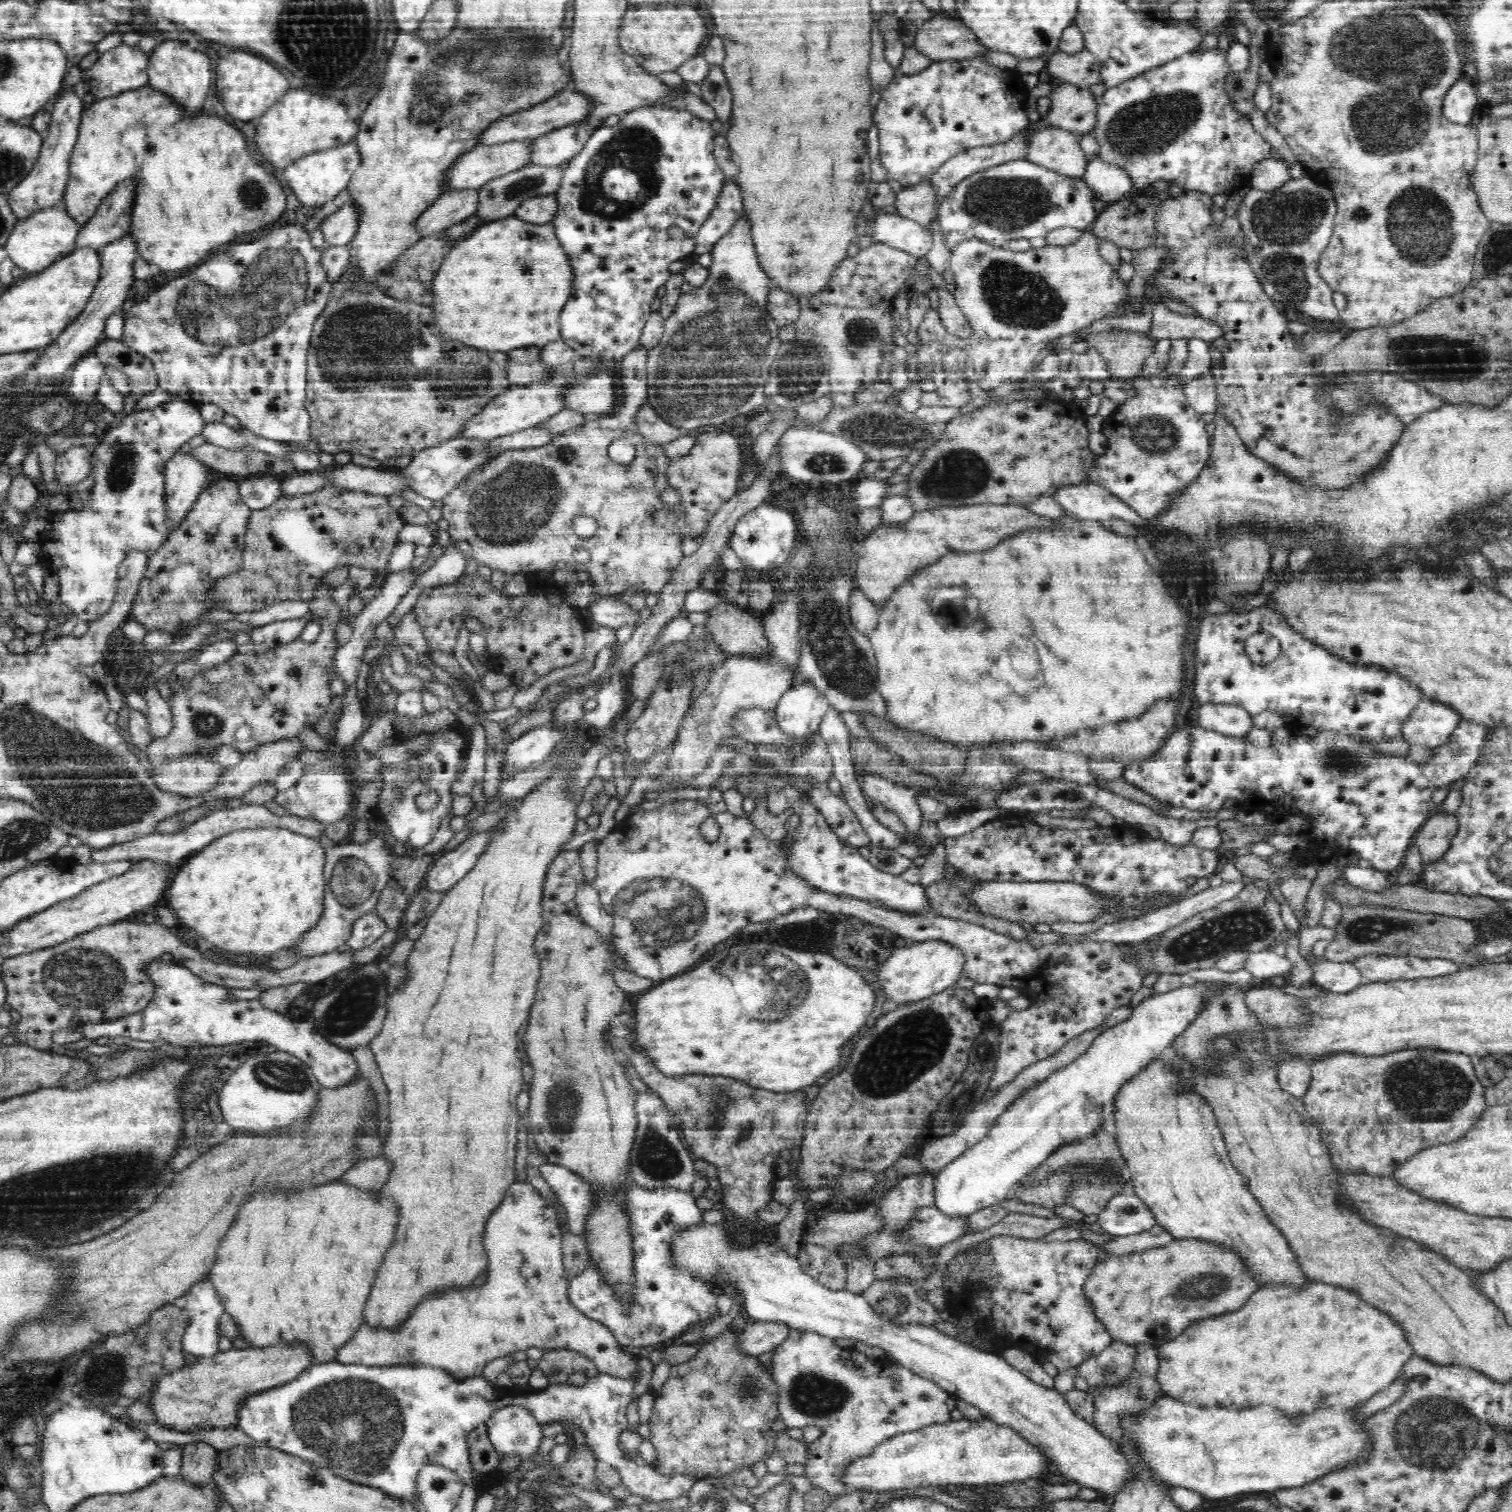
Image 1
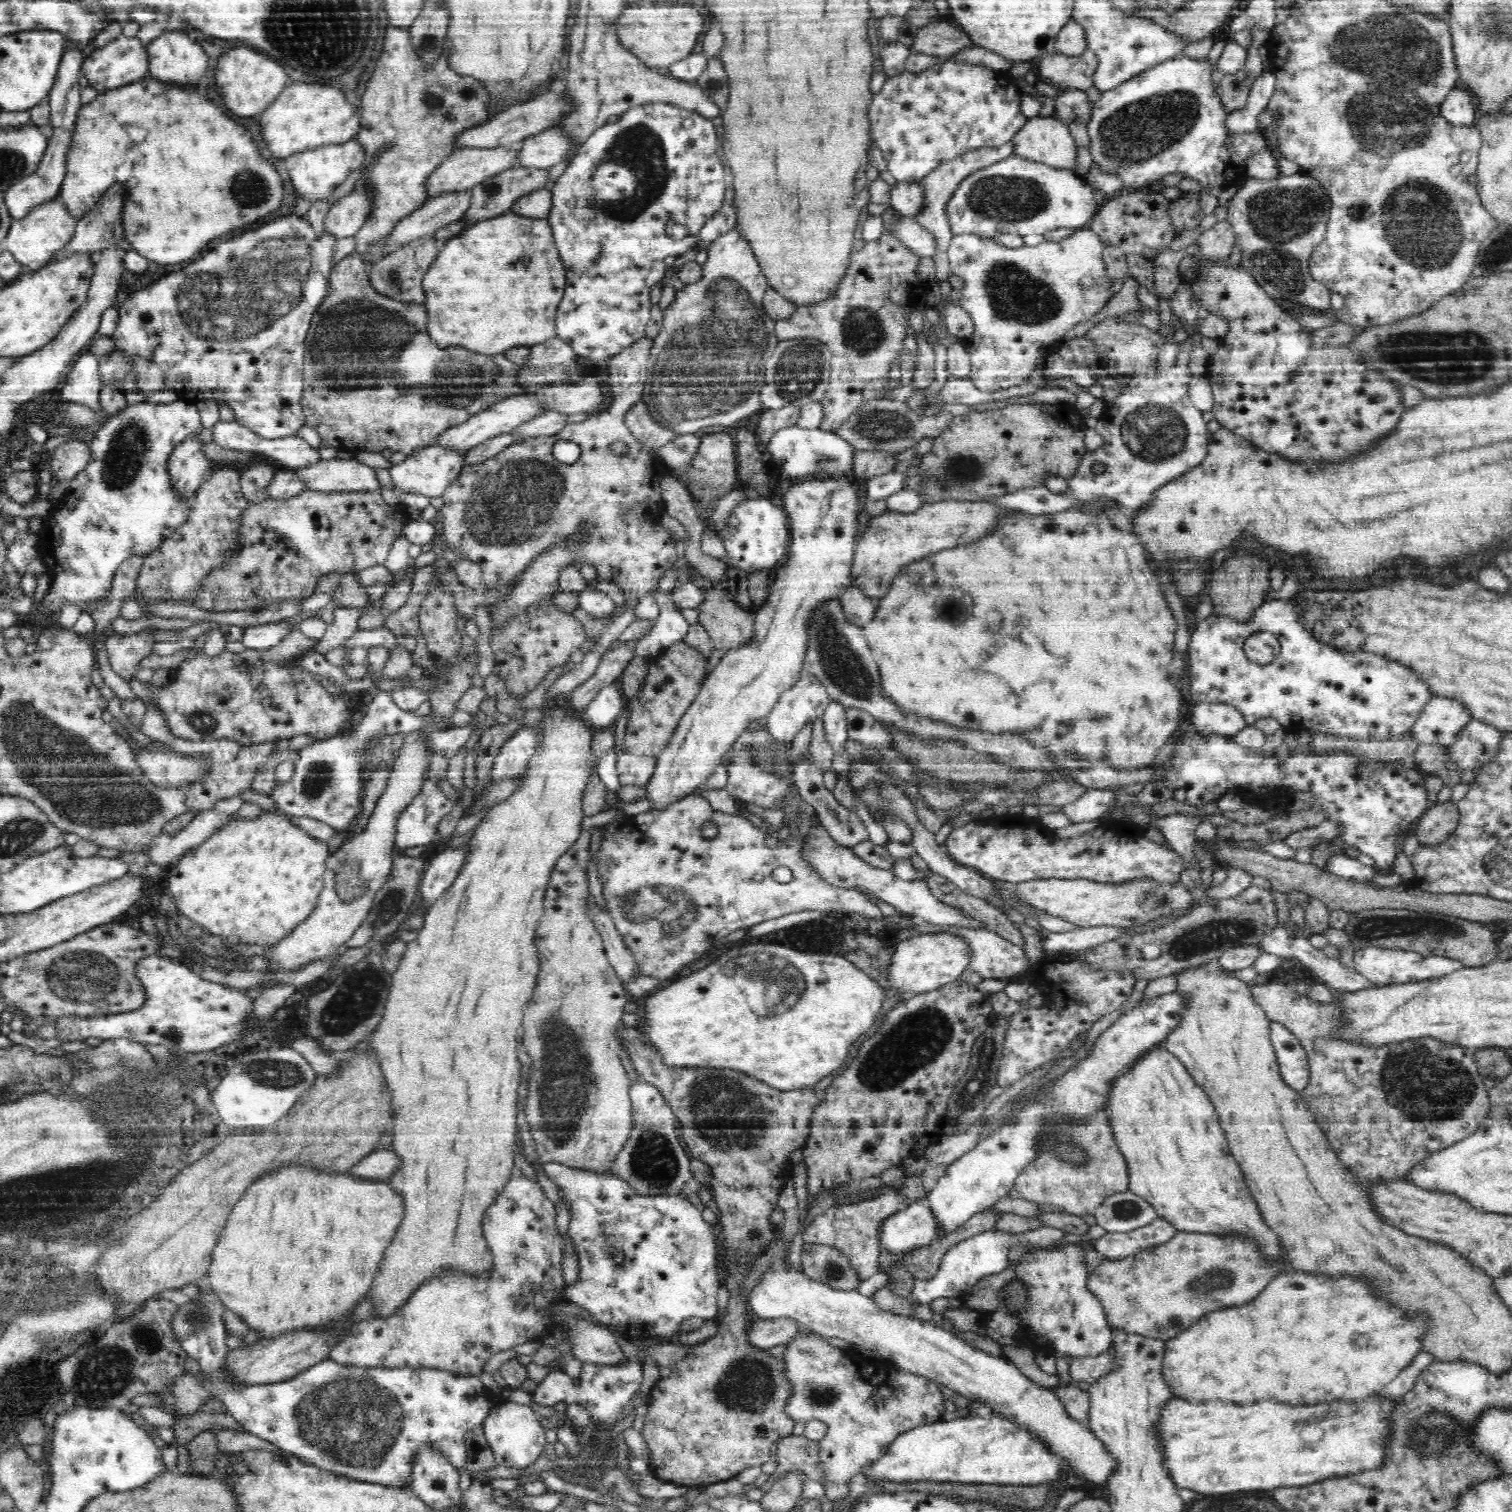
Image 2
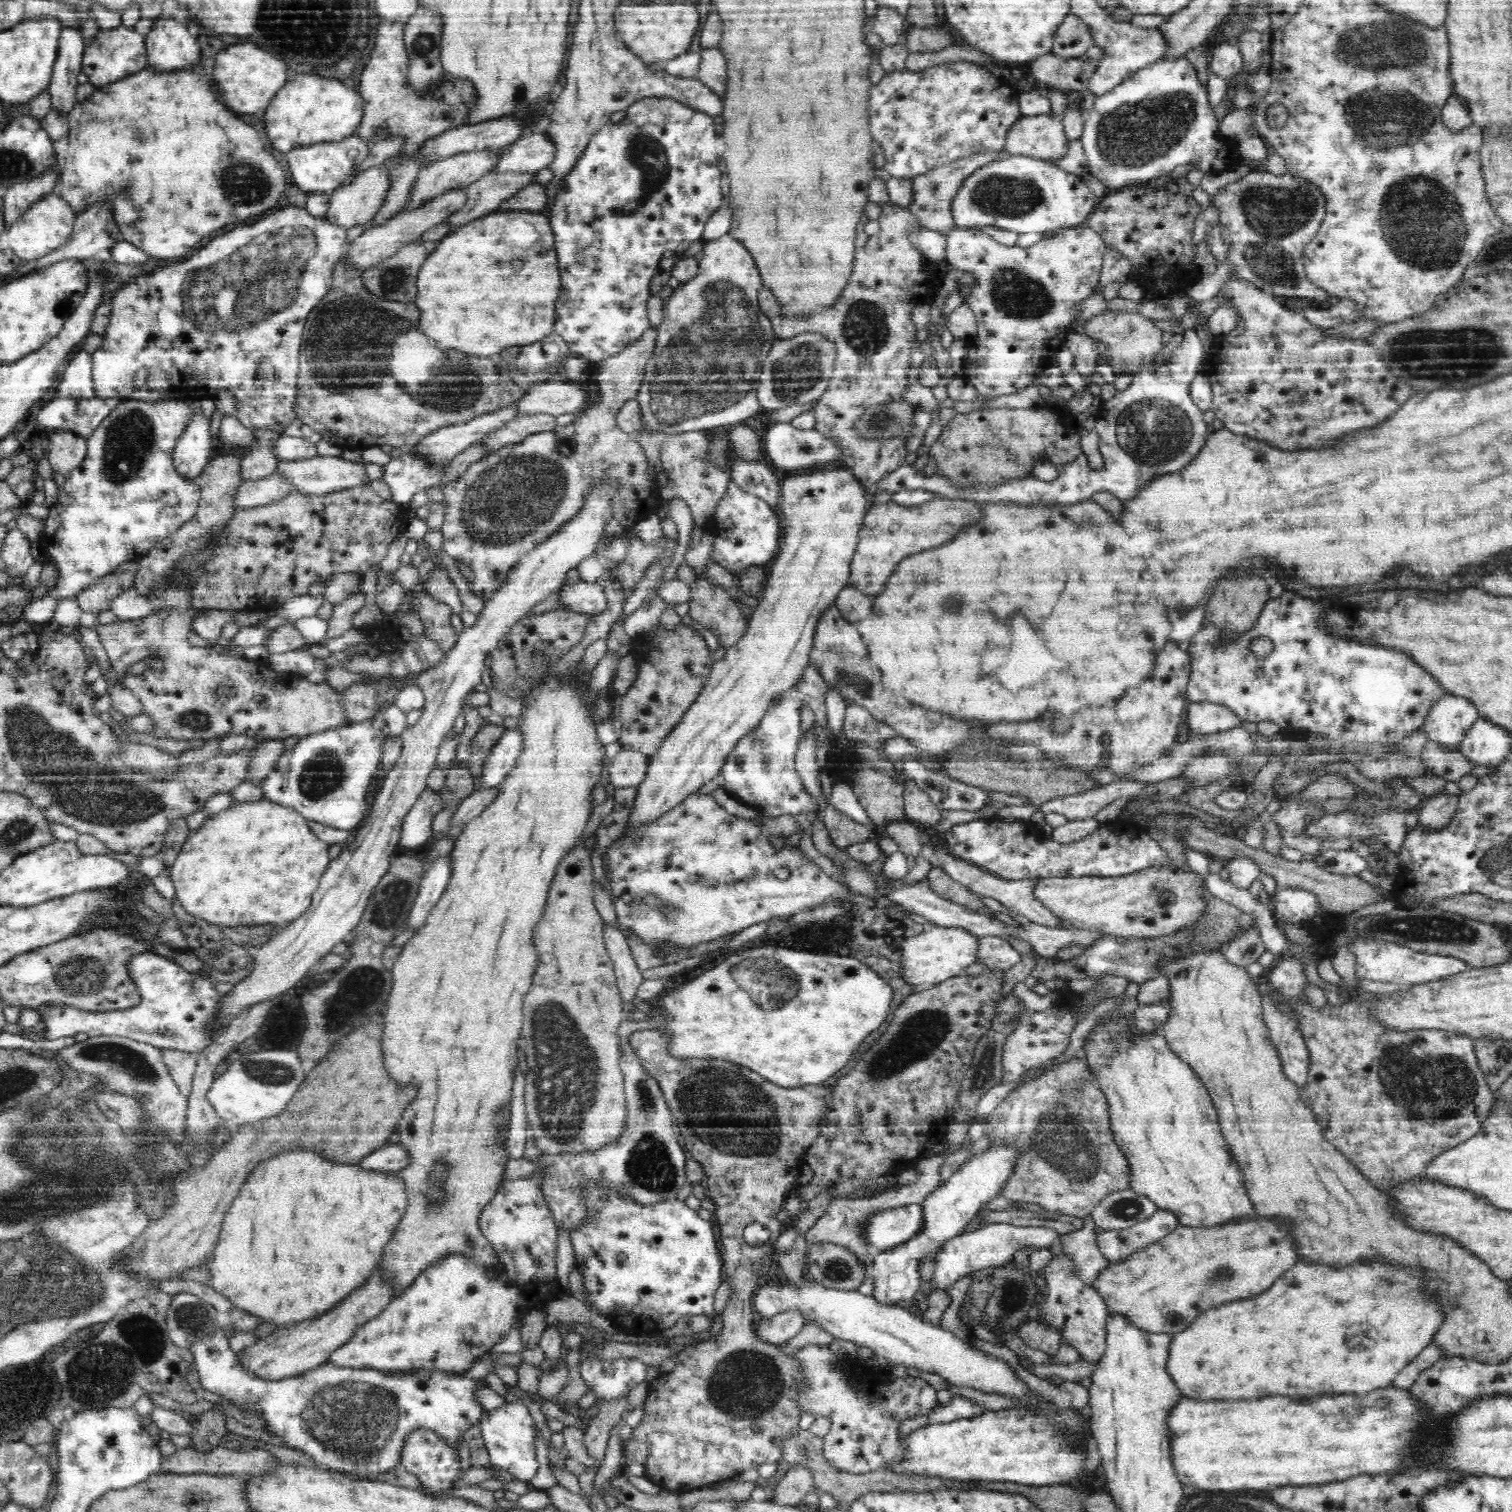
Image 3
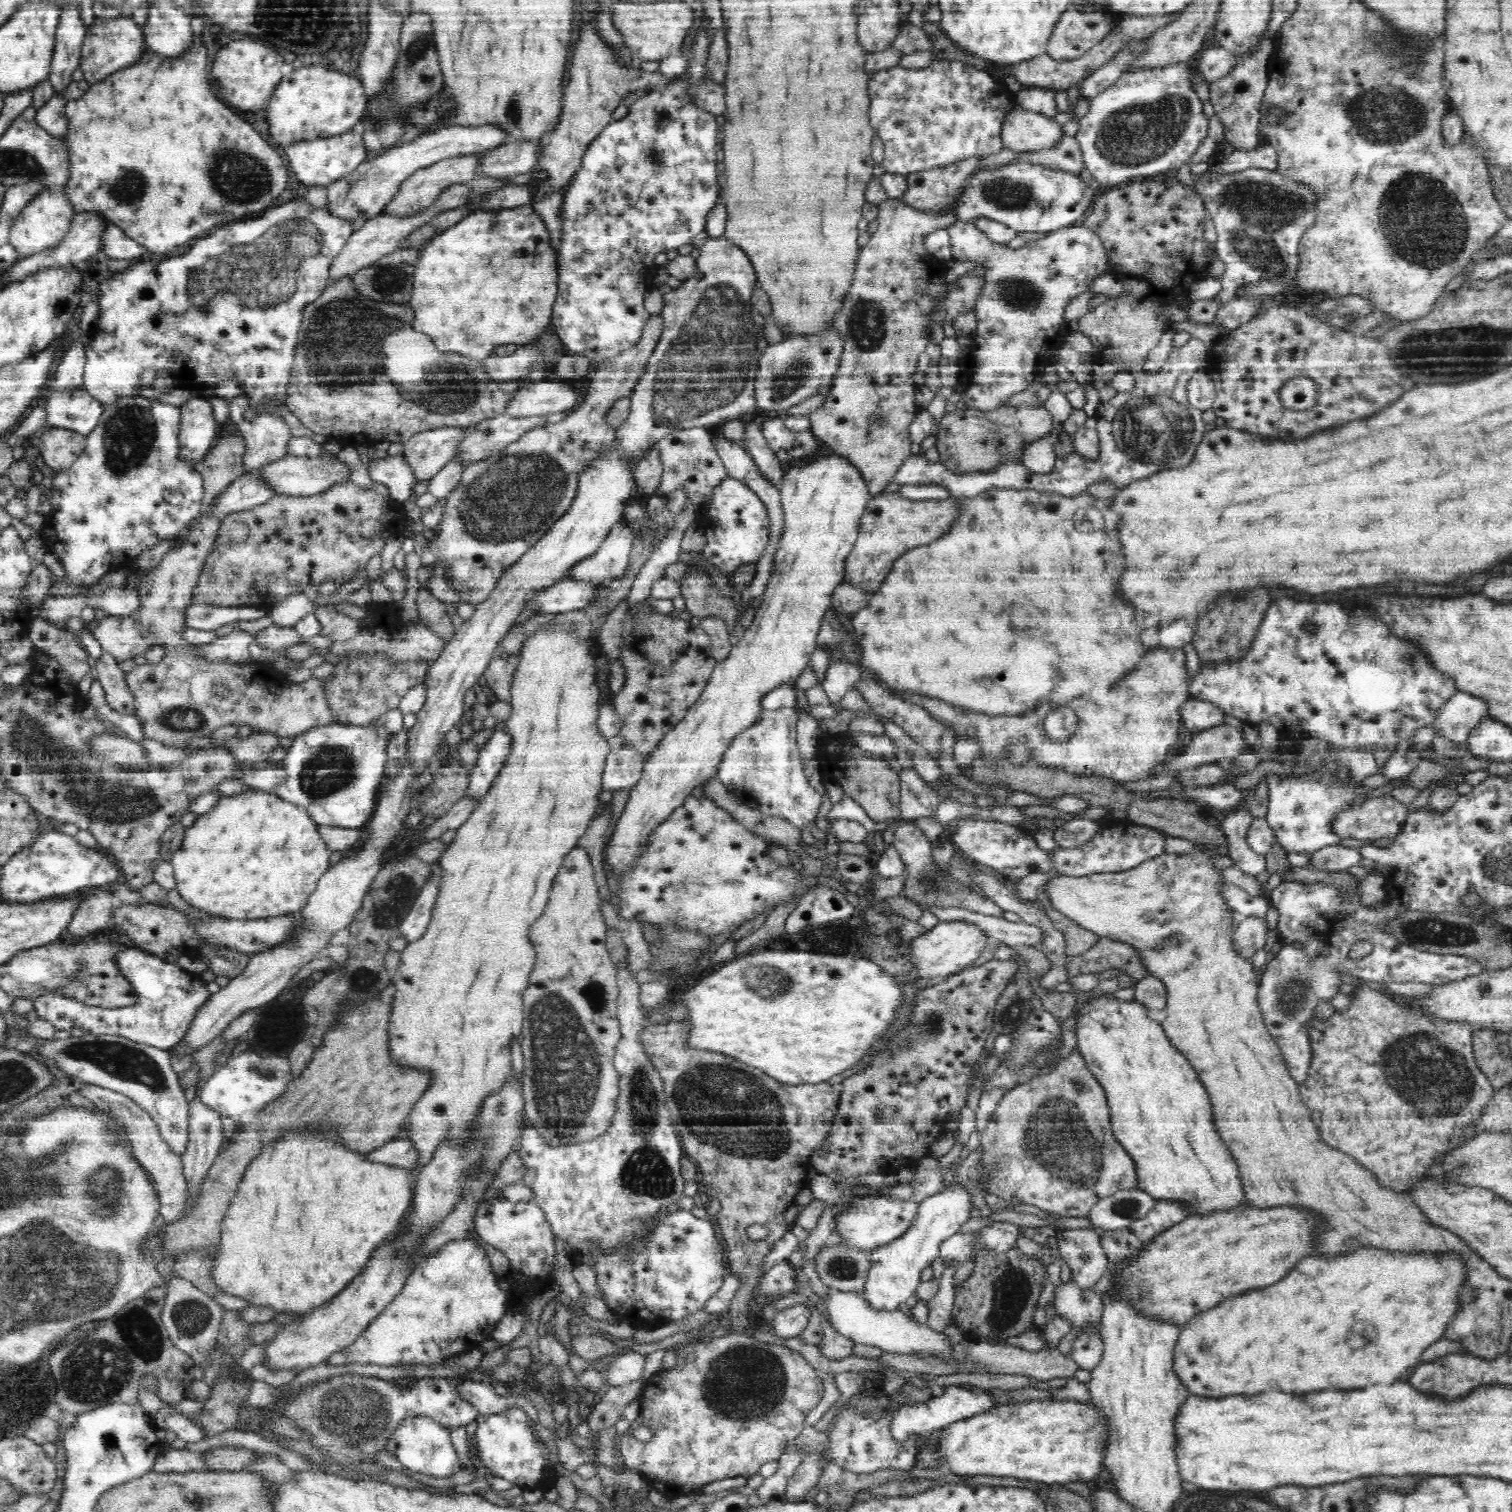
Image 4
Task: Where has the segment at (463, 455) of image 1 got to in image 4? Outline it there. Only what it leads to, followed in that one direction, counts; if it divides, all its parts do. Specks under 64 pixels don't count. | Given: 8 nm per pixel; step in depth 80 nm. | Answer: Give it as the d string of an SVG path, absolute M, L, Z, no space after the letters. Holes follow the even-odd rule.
M388 455L385 458L368 456L367 472L373 481L385 484L390 489L390 498L402 504L410 500L412 489L418 482L411 464L402 455Z

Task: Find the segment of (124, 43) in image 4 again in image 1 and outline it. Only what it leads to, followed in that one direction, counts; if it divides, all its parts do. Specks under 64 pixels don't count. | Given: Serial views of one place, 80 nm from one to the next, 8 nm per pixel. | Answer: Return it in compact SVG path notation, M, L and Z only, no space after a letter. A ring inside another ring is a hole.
M121 43L113 50L99 55L94 66L82 70L82 79L87 81L95 100L149 84L149 56L139 46Z

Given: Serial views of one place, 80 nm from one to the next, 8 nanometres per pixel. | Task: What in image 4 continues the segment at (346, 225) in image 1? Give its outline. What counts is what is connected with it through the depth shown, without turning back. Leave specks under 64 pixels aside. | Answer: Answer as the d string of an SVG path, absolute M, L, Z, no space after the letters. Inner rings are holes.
M493 124L484 126L442 126L439 130L420 135L400 146L390 148L383 155L372 160L363 160L350 175L328 187L327 205L330 214L342 219L364 220L383 213L383 208L391 202L402 188L402 182L416 170L454 156L464 156L495 149L504 144L506 133Z

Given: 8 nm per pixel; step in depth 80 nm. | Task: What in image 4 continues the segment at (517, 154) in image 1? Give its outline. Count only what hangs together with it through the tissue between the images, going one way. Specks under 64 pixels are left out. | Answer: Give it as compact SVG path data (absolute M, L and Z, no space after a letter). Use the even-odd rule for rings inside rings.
M478 153L454 156L435 162L426 168L416 170L407 180L402 182L402 188L398 190L391 202L383 208L382 214L394 215L398 218L414 216L420 210L428 208L448 186L452 186L452 184L467 184L467 182L474 179L480 159L482 159L482 155L478 155Z

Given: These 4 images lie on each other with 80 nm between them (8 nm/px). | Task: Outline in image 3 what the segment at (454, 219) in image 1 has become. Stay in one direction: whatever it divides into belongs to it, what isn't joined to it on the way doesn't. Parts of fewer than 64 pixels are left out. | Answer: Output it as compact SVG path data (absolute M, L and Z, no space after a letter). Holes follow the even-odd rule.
M464 189L448 190L433 198L426 206L418 207L416 210L400 212L387 220L383 226L372 227L371 230L364 231L360 236L347 245L347 264L351 264L360 271L369 269L378 264L382 259L396 254L402 246L419 240L420 236L426 230L430 230L436 224L445 222L451 214L460 210L466 204L467 192Z

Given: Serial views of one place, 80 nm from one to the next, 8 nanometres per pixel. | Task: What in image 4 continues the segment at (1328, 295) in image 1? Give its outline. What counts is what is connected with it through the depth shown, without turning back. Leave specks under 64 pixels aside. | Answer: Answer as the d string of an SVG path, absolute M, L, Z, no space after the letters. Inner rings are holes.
M1248 168L1232 174L1222 173L1218 180L1212 182L1197 181L1194 192L1202 199L1205 210L1210 214L1217 234L1215 251L1219 260L1224 262L1222 289L1218 294L1221 304L1235 298L1237 289L1244 283L1260 284L1276 280L1292 280L1296 276L1298 282L1299 244L1306 232L1315 224L1318 216L1318 195L1307 184L1288 179L1277 170L1266 168Z

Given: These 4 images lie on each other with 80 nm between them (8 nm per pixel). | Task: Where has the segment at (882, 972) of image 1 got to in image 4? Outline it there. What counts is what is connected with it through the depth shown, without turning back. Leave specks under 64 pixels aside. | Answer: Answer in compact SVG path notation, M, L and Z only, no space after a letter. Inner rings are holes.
M940 923L928 930L928 934L922 934L909 942L909 954L912 956L909 960L918 966L920 978L950 976L959 973L962 966L969 966L974 960L978 960L989 940L989 936L981 934L973 924Z

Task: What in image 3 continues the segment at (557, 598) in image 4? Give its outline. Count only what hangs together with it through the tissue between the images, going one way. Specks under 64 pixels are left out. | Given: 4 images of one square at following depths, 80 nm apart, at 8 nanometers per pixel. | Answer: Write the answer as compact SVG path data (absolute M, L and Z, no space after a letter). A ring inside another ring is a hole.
M597 582L564 584L556 594L568 611L597 615L608 606L603 587Z

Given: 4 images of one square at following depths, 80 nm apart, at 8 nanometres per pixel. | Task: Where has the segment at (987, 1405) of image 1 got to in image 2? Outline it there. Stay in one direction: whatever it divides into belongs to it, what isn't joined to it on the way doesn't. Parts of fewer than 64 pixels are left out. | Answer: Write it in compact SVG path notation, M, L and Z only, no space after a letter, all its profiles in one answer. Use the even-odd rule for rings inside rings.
M786 1266L774 1268L768 1274L764 1274L762 1282L750 1292L750 1300L747 1300L746 1303L750 1304L750 1310L760 1318L792 1319L800 1330L808 1328L808 1330L814 1330L814 1333L818 1335L841 1338L852 1343L853 1346L861 1345L866 1349L877 1350L880 1360L887 1362L893 1368L920 1375L937 1384L942 1383L946 1392L956 1391L964 1397L984 1400L988 1406L992 1406L998 1412L1000 1418L1013 1420L1021 1430L1032 1434L1032 1438L1036 1438L1037 1442L1044 1443L1052 1454L1059 1458L1068 1458L1070 1466L1080 1476L1084 1476L1096 1484L1102 1484L1102 1482L1111 1484L1111 1480L1119 1472L1118 1457L1108 1453L1106 1445L1094 1432L1086 1432L1084 1428L1080 1428L1075 1417L1068 1416L1063 1401L1056 1396L1055 1392L1034 1383L1010 1360L1002 1356L990 1355L968 1345L954 1333L944 1330L939 1324L934 1326L934 1322L921 1321L917 1318L886 1311L878 1306L872 1297L858 1293L857 1289L836 1290L821 1282L810 1282L810 1277L804 1275L804 1272L788 1270Z

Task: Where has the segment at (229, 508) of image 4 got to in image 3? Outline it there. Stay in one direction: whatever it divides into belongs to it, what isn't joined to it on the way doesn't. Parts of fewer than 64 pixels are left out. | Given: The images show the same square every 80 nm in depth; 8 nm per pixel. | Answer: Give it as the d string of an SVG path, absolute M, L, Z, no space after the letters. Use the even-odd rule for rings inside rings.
M277 472L256 482L242 482L235 492L236 510L265 505L291 493L293 486Z

